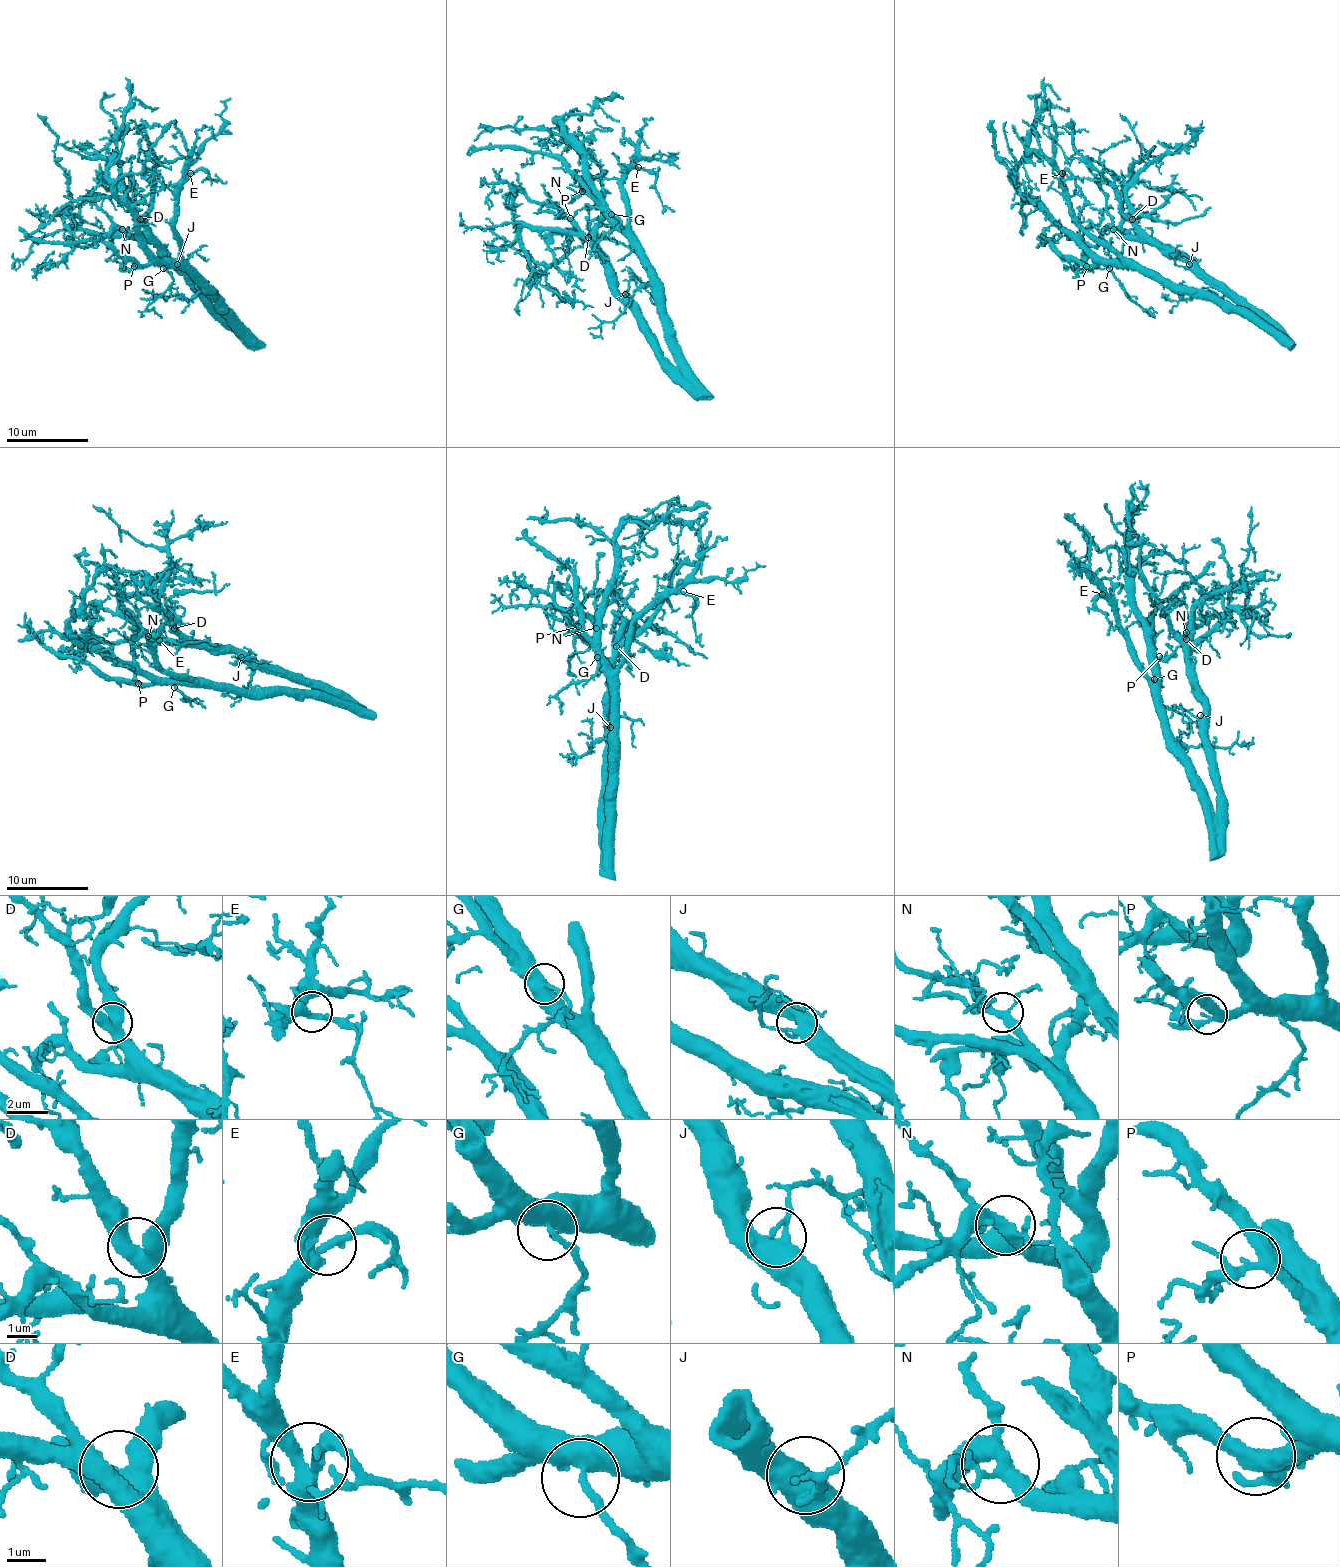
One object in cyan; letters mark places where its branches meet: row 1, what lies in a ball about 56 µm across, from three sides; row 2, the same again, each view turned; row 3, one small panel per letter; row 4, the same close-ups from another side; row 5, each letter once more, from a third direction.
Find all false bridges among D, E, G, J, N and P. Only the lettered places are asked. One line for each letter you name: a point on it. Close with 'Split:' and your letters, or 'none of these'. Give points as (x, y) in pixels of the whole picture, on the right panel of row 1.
Split: none of these

